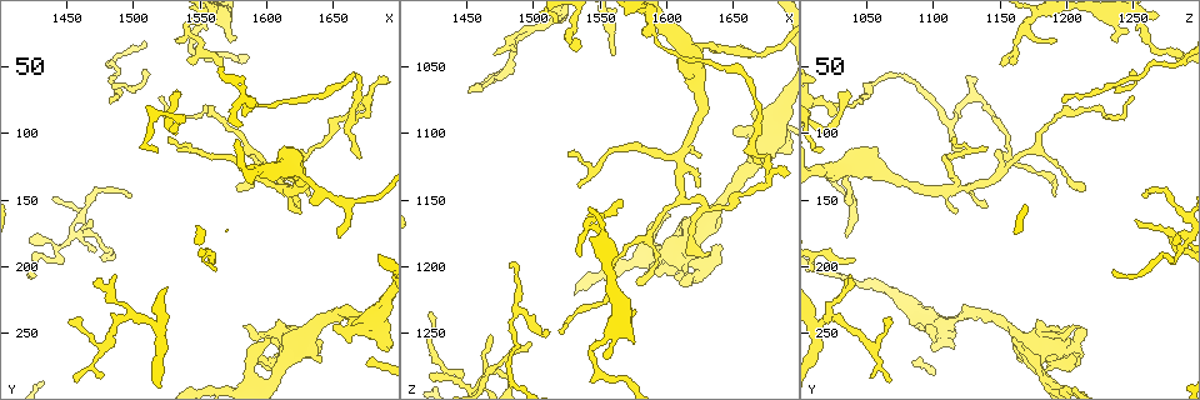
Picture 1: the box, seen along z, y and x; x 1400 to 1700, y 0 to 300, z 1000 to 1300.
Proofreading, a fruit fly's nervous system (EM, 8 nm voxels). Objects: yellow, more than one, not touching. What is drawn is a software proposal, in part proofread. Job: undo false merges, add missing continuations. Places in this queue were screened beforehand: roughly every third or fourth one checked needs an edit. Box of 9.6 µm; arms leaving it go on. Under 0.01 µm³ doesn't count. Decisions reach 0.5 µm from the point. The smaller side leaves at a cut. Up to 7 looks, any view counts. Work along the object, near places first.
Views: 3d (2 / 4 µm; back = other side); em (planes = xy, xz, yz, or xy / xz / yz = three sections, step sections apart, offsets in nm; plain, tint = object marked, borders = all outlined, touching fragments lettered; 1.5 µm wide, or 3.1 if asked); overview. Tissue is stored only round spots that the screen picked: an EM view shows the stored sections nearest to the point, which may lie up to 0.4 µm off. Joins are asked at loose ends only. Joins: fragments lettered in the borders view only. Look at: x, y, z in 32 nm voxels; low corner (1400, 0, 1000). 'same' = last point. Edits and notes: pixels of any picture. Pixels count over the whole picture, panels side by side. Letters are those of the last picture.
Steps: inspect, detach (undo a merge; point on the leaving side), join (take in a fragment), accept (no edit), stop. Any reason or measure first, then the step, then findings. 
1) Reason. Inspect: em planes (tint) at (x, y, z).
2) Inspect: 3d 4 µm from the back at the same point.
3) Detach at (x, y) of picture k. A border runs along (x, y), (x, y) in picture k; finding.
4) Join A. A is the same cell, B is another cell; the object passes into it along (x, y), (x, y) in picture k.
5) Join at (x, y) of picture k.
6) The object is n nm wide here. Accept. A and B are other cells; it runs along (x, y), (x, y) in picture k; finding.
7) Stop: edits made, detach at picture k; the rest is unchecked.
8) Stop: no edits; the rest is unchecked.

Sharp bend. Inspect: 3d 2 µm at (1668, 90, 1116).

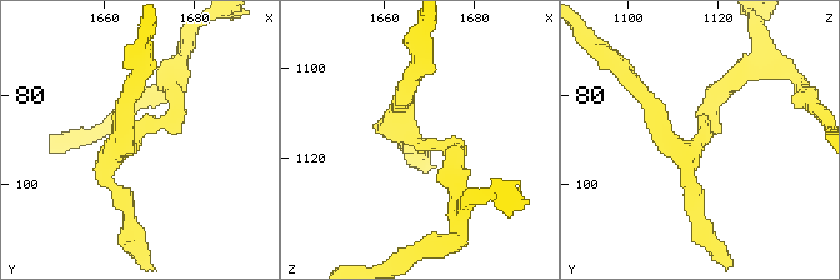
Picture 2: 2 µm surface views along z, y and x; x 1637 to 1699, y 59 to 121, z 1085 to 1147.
Need the tissue. Inspect: em xy step 4 (tint) at (1668, 89, 1116).

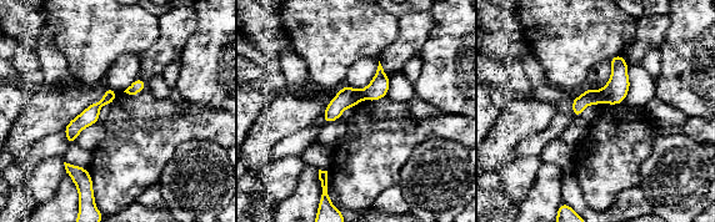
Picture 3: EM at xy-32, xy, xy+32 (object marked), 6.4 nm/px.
Inspect: em xy step 4 (borders) at the same point.

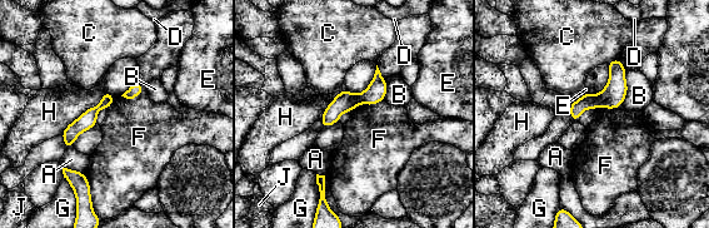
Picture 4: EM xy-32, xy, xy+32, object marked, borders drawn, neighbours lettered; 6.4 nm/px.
The object is 100 nm wide here; the longest contact is with H, 420 nm. Detach at (588, 100) of picture 4. A, B, C, D, E, F, G, H and J are other cells; a second neuron is stuck on.

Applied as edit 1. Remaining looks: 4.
Branch point. Inspect: 3d 4 µm at (1504, 238, 1020).

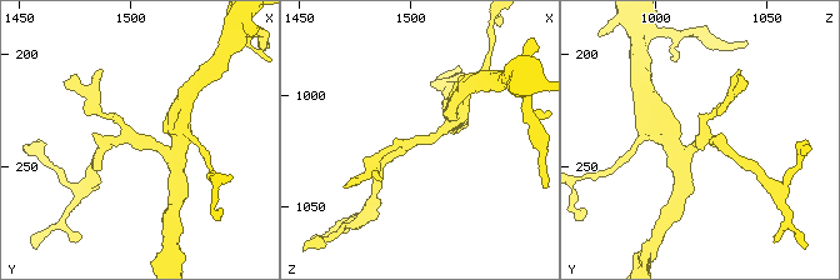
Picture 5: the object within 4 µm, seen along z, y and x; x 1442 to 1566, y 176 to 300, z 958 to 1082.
Inspect: em planes (borders) at (1503, 239, 1020).

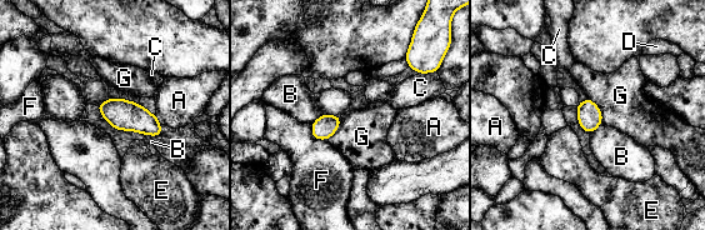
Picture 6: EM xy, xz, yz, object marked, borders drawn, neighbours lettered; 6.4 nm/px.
Accept. A, B, C, D, E, F and G are other cells; a border runs along (588, 96), (599, 108), (603, 123) in picture 6; continuous, no second neuron.

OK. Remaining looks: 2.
Free end. Inspect: 3d 2 µm at (1526, 102, 1114).

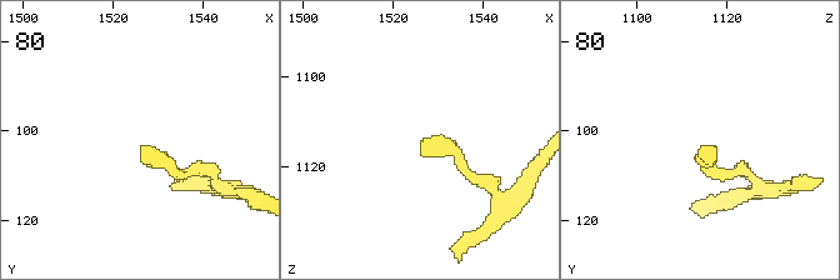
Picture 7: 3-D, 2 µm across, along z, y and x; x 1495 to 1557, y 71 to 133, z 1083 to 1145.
Need the tissue. Inspect: em planes (borders) at (1527, 102, 1114).

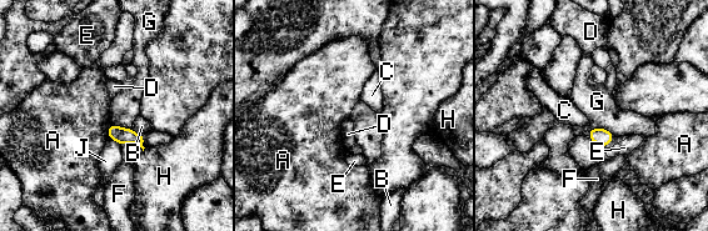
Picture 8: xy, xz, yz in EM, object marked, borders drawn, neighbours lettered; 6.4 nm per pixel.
Accept. A, B, C, D, E, F, G, H and J are other cells; a border runs along (588, 130), (606, 127), (616, 136) in picture 8; no lettered fragment goes on from it.

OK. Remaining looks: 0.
Stop: edits made, detach at picture 4; the rest is unchecked.

